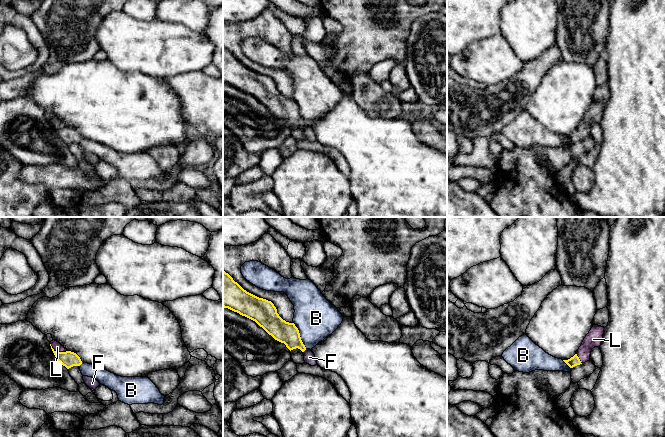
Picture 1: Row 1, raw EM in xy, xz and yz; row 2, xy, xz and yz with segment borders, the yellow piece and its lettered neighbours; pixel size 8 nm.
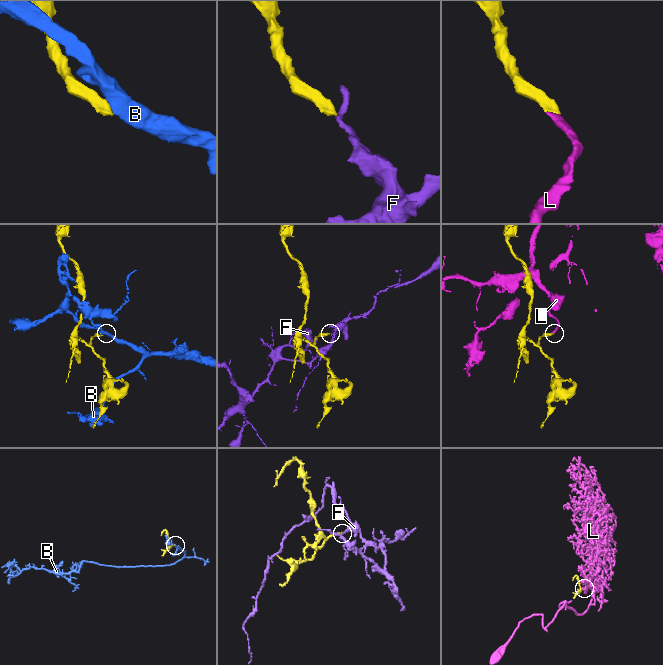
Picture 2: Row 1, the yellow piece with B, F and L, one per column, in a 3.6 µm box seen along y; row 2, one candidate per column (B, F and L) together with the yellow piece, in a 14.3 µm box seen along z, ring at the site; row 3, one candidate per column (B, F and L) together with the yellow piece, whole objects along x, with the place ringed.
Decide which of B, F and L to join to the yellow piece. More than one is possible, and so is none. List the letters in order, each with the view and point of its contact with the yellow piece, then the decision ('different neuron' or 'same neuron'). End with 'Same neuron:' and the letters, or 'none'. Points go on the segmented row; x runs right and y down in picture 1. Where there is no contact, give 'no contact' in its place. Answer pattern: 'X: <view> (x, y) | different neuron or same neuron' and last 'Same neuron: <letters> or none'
B: xz (299, 335) | different neuron
F: xz (304, 350) | different neuron
L: xy (58, 352) | same neuron
Same neuron: L

